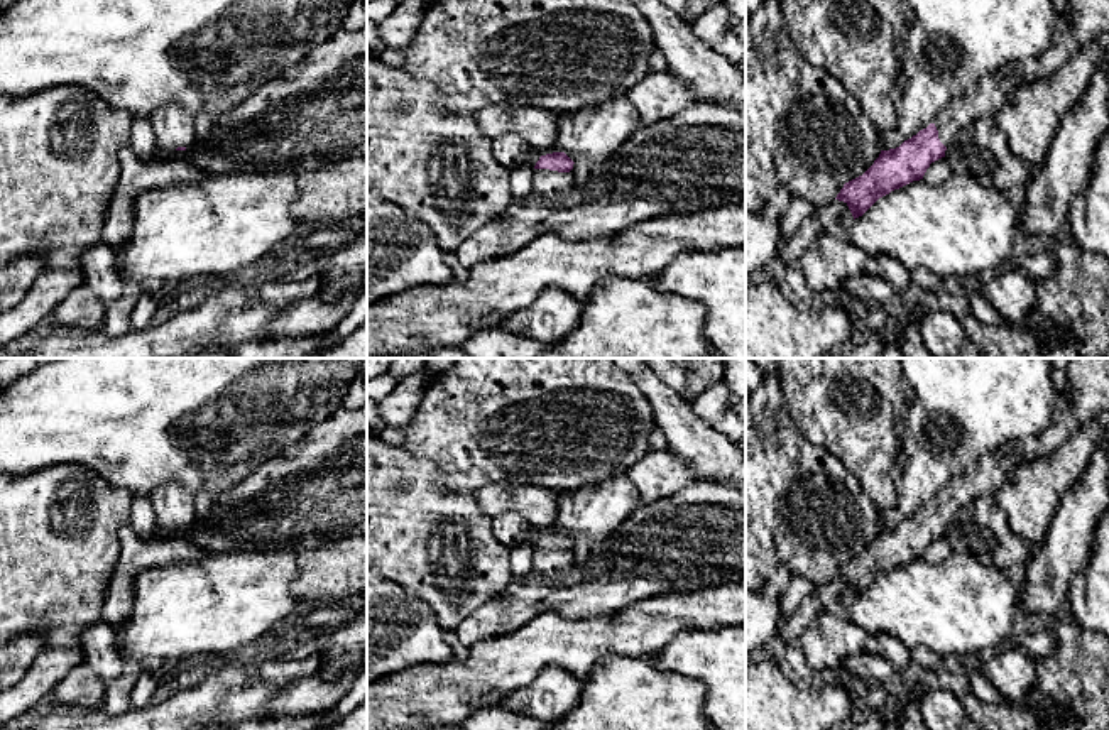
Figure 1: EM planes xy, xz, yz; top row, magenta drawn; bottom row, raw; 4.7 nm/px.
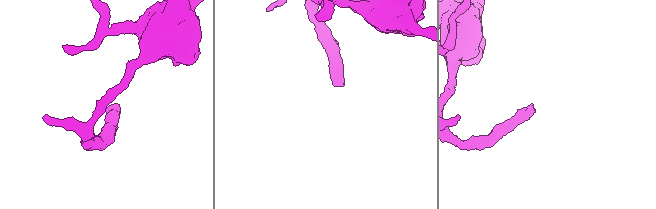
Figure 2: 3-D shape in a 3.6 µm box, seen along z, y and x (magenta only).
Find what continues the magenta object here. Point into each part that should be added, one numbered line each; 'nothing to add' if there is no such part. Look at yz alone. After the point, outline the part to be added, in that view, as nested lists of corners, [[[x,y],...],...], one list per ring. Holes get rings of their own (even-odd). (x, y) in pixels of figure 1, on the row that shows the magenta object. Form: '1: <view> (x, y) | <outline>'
1: yz (983, 98) | [[[1006,68],[981,76],[967,86],[933,122],[938,139],[950,147],[957,133],[972,122],[996,117],[999,108],[1011,98],[1016,88],[1030,81],[1011,74]]]

